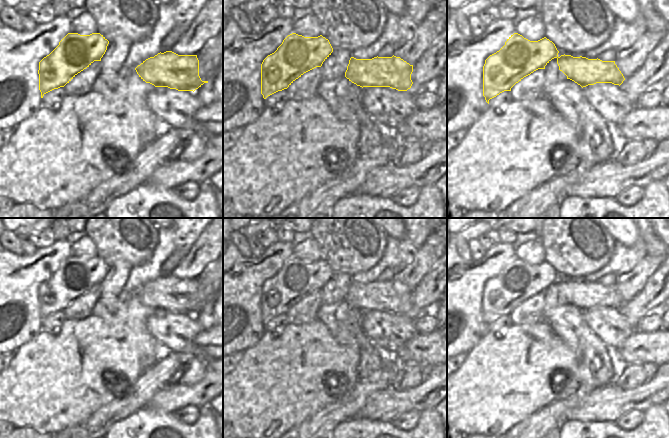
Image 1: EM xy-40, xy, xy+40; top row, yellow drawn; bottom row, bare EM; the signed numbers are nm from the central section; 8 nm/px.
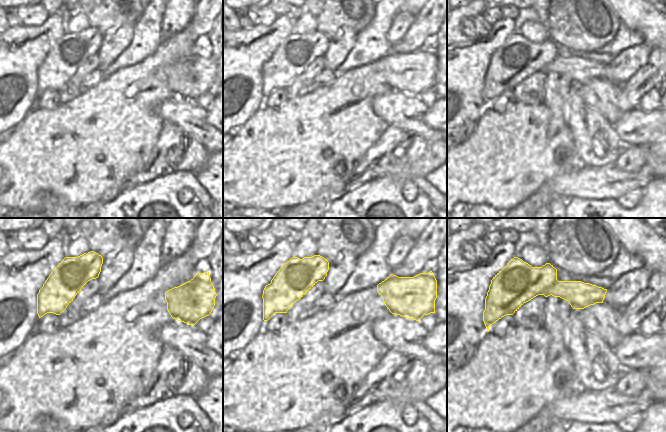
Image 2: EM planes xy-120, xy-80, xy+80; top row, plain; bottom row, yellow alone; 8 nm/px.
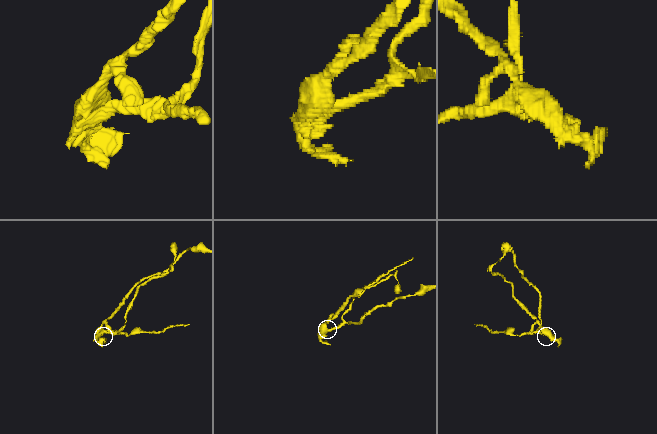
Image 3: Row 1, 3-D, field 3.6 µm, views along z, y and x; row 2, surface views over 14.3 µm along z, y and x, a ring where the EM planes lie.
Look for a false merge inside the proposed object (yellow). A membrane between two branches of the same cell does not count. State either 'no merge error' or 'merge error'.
merge error

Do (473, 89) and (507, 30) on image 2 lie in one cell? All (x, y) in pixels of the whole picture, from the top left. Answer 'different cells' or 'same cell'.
same cell

